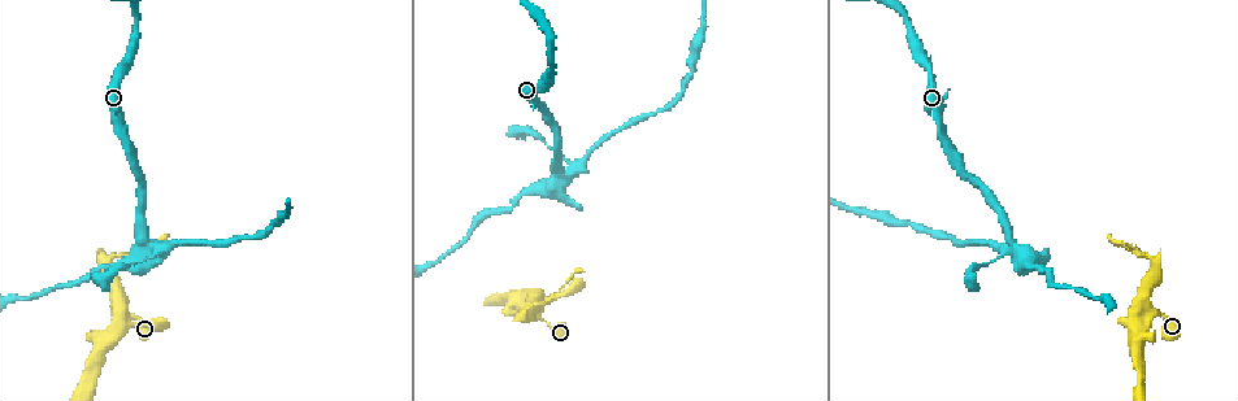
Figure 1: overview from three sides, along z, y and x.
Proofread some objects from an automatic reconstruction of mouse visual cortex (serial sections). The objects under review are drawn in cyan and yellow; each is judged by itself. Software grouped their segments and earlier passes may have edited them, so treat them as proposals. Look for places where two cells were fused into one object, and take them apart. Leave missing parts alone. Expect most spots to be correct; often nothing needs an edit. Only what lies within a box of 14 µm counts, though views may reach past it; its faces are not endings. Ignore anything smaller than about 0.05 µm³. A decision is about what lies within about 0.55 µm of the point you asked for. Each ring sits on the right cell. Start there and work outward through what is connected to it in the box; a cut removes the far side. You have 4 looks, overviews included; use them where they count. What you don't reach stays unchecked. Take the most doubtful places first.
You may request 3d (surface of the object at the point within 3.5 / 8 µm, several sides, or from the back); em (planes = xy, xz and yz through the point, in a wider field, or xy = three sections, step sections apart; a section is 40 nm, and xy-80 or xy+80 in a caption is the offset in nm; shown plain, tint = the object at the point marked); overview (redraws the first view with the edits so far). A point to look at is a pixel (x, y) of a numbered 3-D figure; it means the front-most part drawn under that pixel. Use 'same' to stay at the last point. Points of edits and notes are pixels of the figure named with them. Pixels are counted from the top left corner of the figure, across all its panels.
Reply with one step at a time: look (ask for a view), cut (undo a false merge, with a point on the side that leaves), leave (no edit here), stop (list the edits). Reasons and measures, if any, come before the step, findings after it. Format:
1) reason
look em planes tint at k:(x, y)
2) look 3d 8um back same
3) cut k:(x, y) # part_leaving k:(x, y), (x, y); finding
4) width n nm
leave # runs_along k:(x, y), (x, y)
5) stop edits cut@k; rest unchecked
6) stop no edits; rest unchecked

thick turns thin
look 3d 8um at 1:(525, 317)

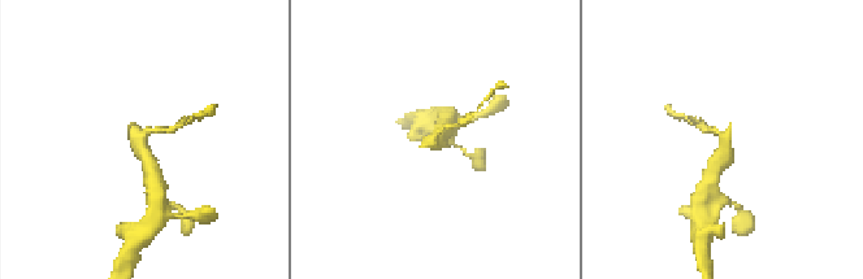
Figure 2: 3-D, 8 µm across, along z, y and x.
look em xy step 3 tint at 2:(142, 150)

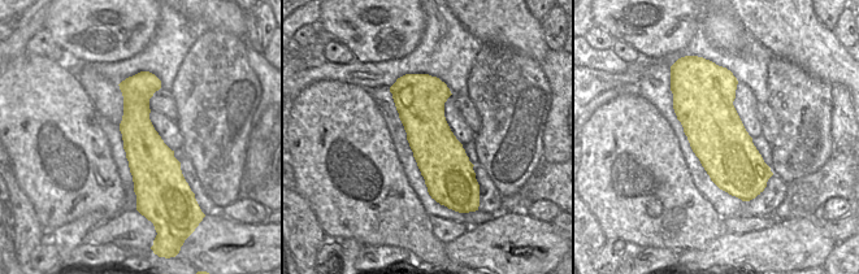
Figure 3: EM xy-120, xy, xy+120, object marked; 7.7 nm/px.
leave # runs_along 3:(400, 81), (468, 191); continuous, no second cell

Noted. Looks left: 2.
thick turns thin
look 3d 8um at 1:(145, 245)

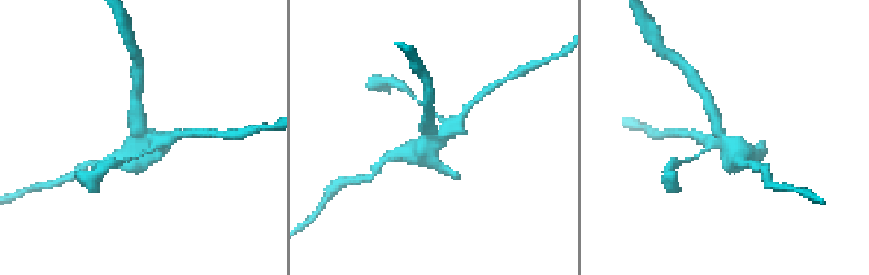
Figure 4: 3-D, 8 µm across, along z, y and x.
look em xy step 2 tint at 4:(145, 135)

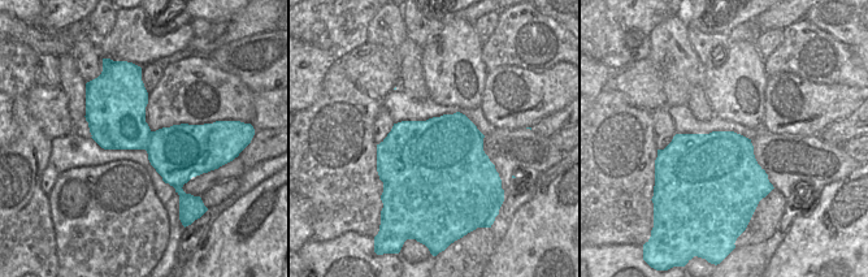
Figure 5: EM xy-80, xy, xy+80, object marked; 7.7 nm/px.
cut 4:(156, 149) # part_leaving 4:(143, 134), (153, 139), (181, 134); two cells meet here

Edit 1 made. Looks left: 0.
stop edits cut@4; rest unchecked

